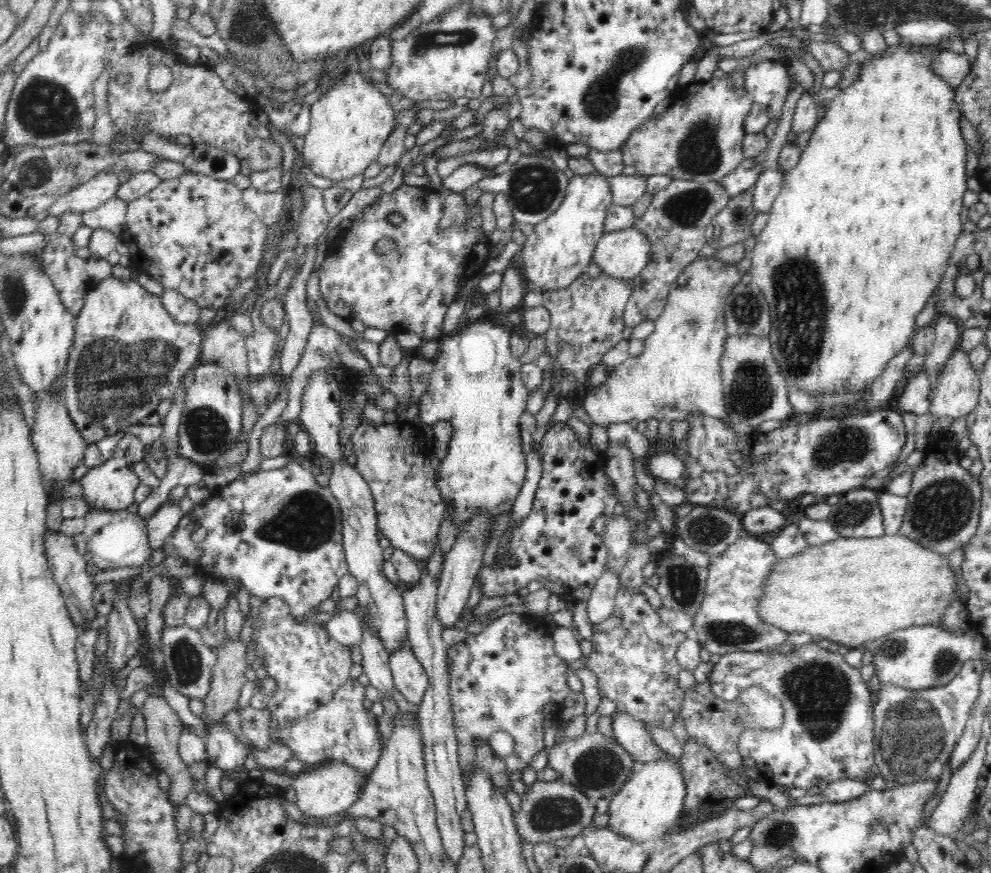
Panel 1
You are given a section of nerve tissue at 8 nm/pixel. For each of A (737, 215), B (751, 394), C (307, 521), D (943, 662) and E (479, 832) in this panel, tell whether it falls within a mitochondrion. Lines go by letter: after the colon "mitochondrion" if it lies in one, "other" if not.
A: mitochondrion
B: mitochondrion
C: mitochondrion
D: mitochondrion
E: other

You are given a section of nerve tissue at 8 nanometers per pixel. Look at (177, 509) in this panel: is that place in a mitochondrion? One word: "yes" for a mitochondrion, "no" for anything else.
no

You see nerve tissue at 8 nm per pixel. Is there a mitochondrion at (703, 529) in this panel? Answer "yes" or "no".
yes

